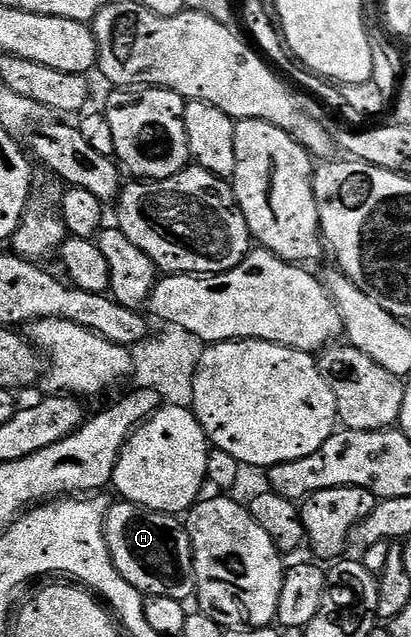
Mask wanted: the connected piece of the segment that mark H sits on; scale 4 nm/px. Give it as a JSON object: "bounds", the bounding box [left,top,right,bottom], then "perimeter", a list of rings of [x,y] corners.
{"bounds":[104,501,196,601],"perimeter":[[[116,501],[109,506],[108,514],[104,516],[104,536],[106,537],[106,545],[110,549],[110,557],[114,561],[114,569],[118,569],[118,573],[122,573],[122,577],[130,585],[134,585],[134,589],[138,589],[140,594],[147,597],[149,595],[157,595],[158,597],[174,597],[181,601],[188,601],[196,594],[196,574],[194,573],[194,557],[192,556],[192,542],[188,536],[188,528],[175,515],[167,515],[161,511],[151,511],[145,507],[139,507],[137,503],[127,501]]]}

